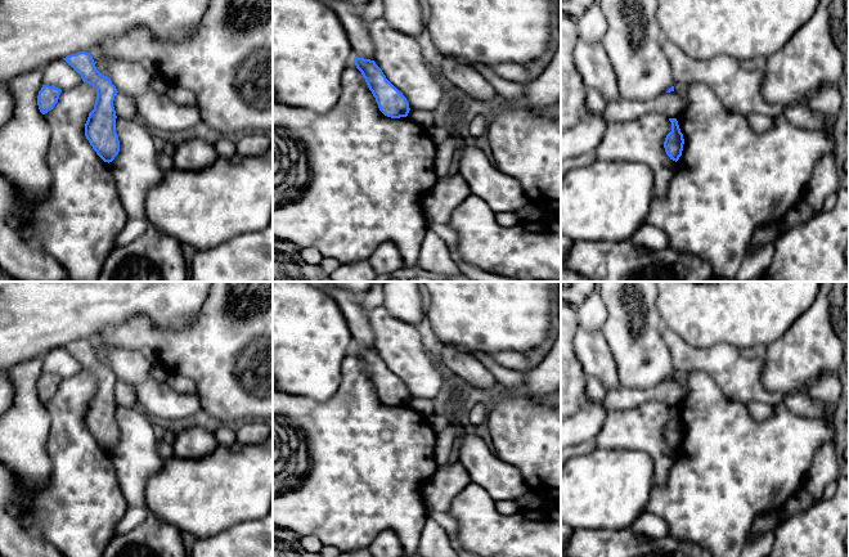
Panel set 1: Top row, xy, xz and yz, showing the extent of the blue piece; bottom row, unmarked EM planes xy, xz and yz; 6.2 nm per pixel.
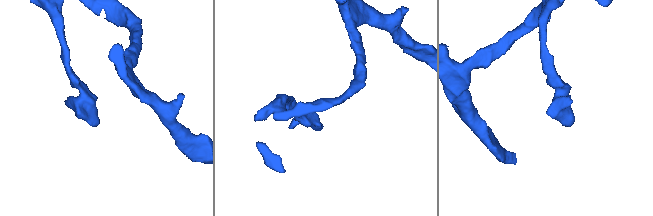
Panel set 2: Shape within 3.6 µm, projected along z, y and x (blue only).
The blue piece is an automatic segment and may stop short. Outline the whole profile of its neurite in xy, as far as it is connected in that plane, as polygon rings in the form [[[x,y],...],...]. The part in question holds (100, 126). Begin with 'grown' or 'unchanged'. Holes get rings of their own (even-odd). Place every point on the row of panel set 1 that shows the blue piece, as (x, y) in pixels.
unchanged | [[[78,51],[63,58],[82,78],[96,89],[94,109],[85,123],[85,136],[93,149],[104,162],[112,162],[120,152],[120,140],[116,132],[116,111],[113,107],[117,89],[111,78],[102,75],[90,53]]]

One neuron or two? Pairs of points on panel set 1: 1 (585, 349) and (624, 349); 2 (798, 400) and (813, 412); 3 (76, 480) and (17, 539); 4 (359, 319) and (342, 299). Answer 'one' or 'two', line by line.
1: two
2: one
3: two
4: one

